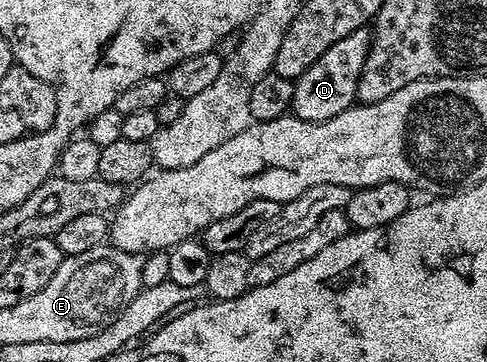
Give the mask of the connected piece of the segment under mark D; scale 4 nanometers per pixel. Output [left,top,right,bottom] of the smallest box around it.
[292,27,371,124]

